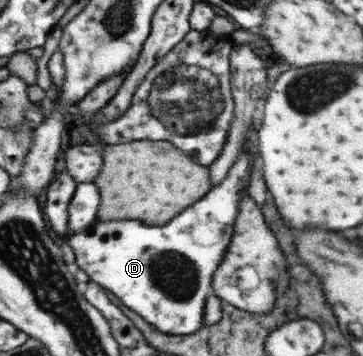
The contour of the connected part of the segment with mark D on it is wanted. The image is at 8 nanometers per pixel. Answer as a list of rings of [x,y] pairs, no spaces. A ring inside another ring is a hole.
[[[250,126],[234,164],[220,184],[211,186],[201,198],[201,203],[195,203],[189,211],[183,211],[183,215],[177,215],[177,219],[165,227],[147,227],[141,221],[95,221],[93,225],[87,224],[81,231],[69,236],[69,245],[75,251],[75,263],[88,274],[90,281],[112,292],[127,308],[141,315],[157,330],[168,335],[192,335],[201,330],[203,303],[206,302],[205,297],[212,293],[212,275],[229,245],[241,199],[240,191],[247,188],[249,181],[251,155],[247,152],[247,143],[248,137],[253,137],[255,132]]]

